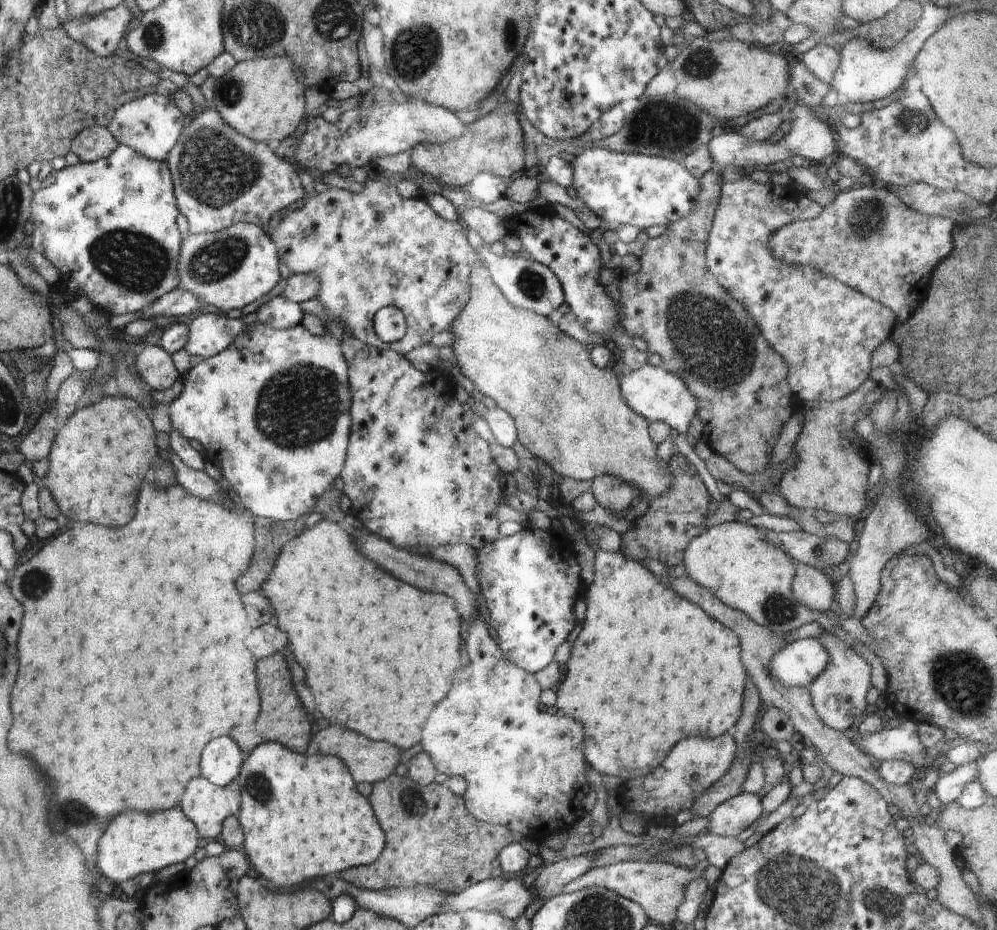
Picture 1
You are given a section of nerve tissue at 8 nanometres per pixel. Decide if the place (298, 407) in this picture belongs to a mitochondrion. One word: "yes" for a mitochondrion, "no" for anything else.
yes

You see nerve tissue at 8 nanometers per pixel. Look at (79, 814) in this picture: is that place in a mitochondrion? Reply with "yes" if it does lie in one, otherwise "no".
yes

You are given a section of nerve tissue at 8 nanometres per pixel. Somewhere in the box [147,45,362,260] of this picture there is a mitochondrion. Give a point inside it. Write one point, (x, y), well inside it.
(213, 170)

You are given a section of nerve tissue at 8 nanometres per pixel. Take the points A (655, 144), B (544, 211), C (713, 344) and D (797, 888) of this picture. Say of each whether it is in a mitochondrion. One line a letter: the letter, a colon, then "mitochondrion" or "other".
A: mitochondrion
B: other
C: mitochondrion
D: mitochondrion

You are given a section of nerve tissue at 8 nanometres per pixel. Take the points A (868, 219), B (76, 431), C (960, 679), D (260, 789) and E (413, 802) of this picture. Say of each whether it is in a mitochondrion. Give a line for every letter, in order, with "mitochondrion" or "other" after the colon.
A: mitochondrion
B: other
C: mitochondrion
D: mitochondrion
E: mitochondrion

